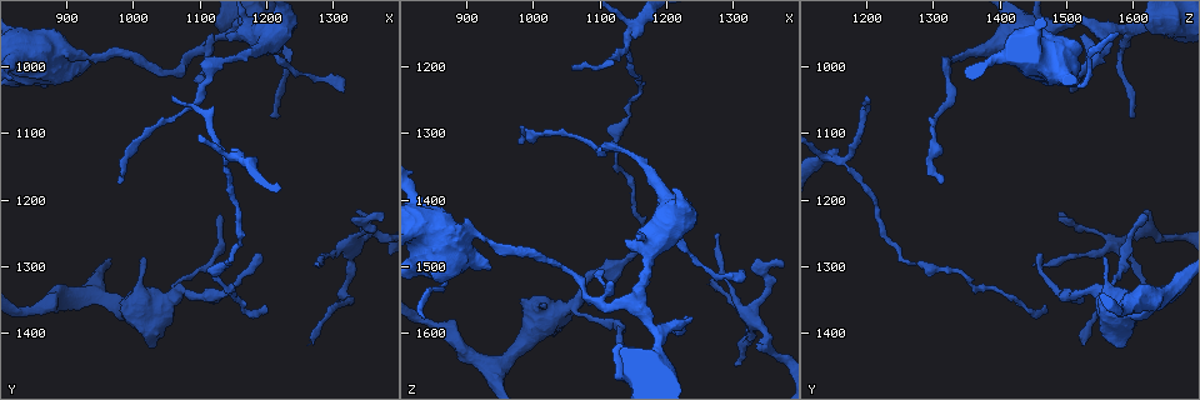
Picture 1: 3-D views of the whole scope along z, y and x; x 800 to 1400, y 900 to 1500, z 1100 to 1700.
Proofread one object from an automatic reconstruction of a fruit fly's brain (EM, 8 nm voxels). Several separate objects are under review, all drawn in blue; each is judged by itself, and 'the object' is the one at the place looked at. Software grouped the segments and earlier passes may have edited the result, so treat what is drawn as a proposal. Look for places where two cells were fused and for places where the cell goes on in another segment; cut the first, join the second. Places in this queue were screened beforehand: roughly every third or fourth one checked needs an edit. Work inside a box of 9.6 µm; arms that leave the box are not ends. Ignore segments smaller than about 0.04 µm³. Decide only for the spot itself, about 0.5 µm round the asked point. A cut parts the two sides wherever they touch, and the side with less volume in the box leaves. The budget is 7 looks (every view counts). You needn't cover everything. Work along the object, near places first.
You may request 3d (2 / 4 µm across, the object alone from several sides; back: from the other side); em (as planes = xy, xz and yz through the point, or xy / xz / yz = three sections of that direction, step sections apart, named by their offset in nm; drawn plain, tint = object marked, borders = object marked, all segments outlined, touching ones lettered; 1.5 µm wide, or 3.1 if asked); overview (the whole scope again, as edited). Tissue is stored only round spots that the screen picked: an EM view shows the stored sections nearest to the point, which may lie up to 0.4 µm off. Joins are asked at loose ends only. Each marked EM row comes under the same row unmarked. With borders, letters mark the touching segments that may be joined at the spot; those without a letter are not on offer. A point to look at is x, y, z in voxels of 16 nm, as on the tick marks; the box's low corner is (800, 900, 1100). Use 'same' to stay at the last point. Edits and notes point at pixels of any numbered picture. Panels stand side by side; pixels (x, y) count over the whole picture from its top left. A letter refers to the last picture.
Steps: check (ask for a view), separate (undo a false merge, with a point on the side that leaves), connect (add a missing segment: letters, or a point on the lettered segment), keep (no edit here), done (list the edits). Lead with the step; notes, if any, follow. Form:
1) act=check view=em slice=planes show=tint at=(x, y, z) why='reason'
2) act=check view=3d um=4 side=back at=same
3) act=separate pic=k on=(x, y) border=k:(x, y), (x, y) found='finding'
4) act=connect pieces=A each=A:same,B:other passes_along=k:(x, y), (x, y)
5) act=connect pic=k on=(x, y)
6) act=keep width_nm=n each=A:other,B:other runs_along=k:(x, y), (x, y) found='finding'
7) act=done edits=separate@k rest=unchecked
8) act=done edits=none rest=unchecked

act=check view=em slice=yz step=4 show=tint at=(1105, 1025, 1510)

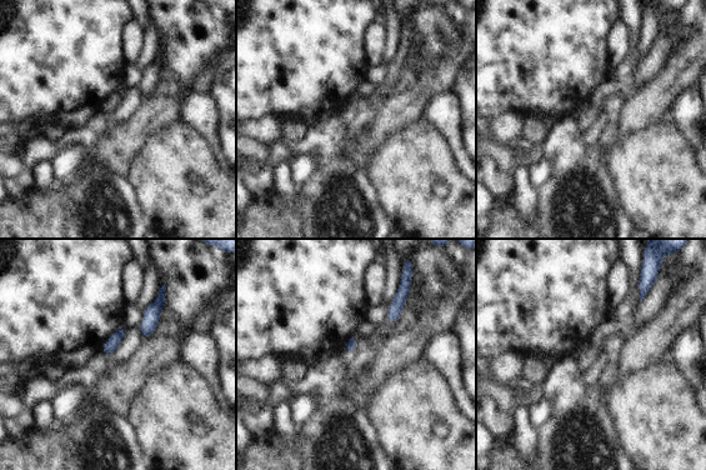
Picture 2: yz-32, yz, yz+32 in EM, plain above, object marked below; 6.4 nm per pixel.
act=check view=em slice=xy step=8 show=tint at=same

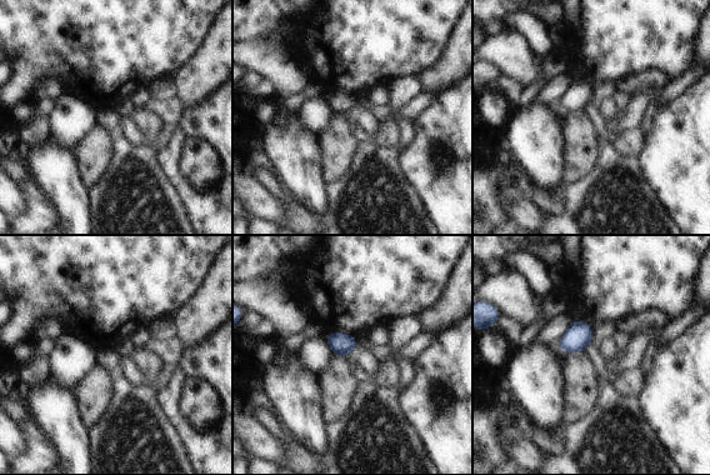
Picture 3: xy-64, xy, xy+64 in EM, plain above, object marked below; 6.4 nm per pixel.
act=check view=em slice=xy step=8 show=borders at=same

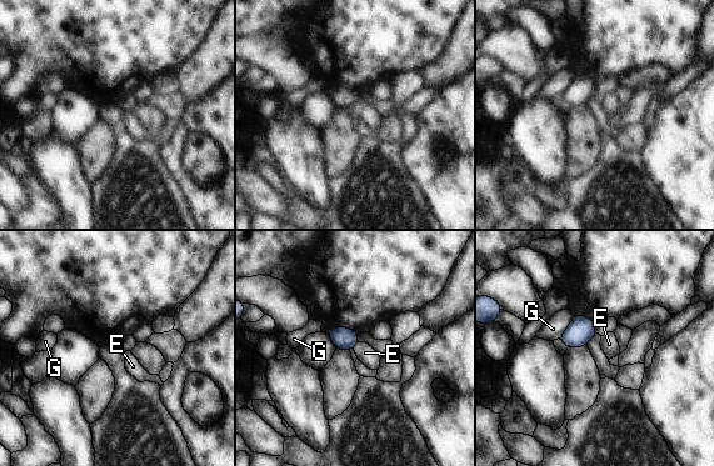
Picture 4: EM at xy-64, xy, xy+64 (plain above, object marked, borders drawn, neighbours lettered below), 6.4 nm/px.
act=keep width_nm=140 each=E:other,G:other border=4:(358, 341), (353, 347) found='no lettered segment goes on from it'

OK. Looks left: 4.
act=check view=3d um=4 at=(1265, 1420, 1530) why='an open end'

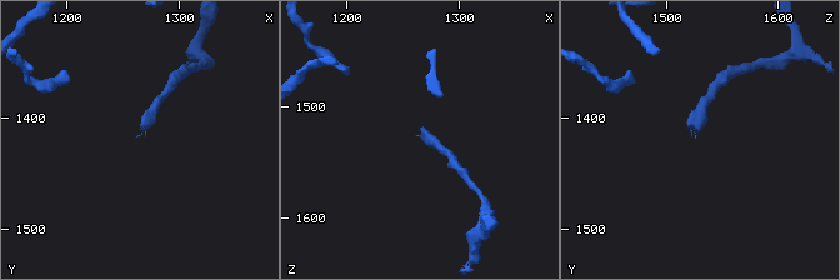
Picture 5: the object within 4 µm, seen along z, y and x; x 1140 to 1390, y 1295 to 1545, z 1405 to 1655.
act=check view=em slice=planes show=borders at=(1264, 1420, 1530) why='shape alone is not enough'

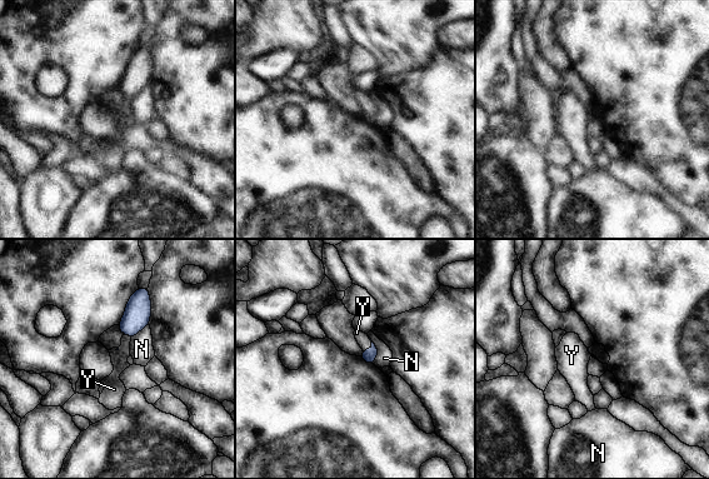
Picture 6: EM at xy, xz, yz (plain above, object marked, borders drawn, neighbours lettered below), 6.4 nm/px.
act=connect pieces=Y each=N:other,Y:same passes_along=6:(369, 355), (372, 347), (362, 338) found='it goes on there'

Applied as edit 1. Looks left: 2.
act=done edits=connect@6 rest=unchecked

